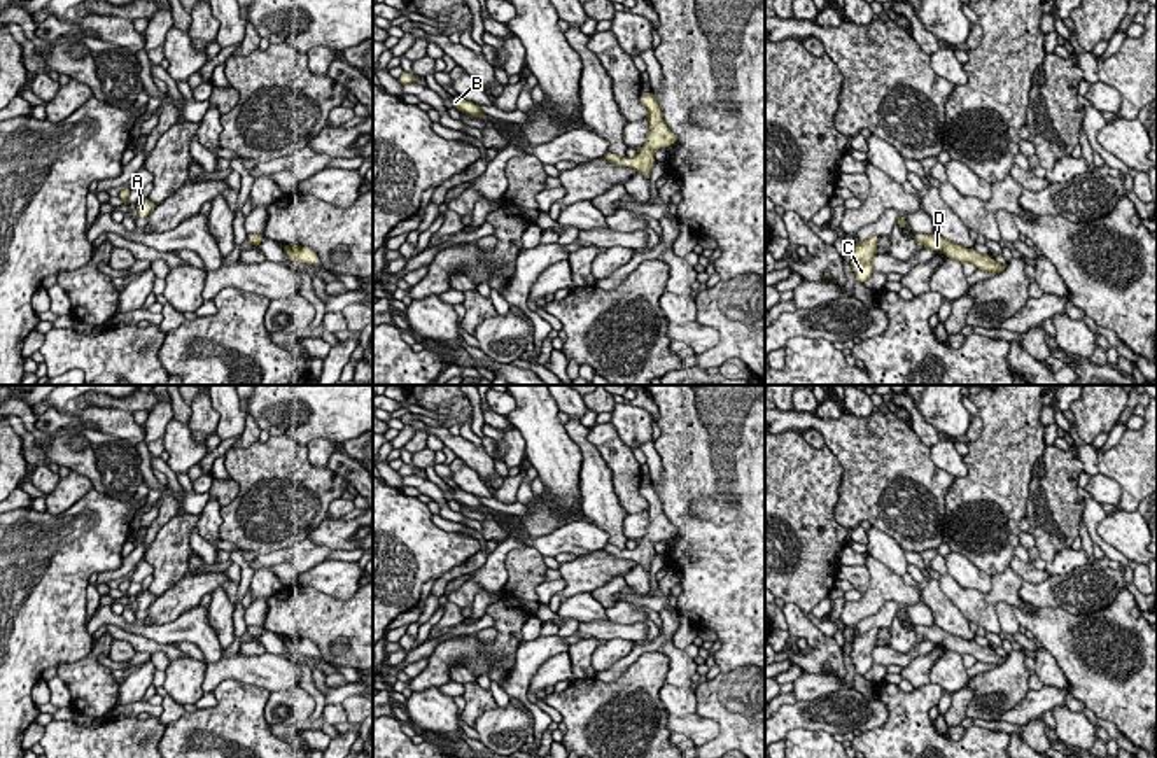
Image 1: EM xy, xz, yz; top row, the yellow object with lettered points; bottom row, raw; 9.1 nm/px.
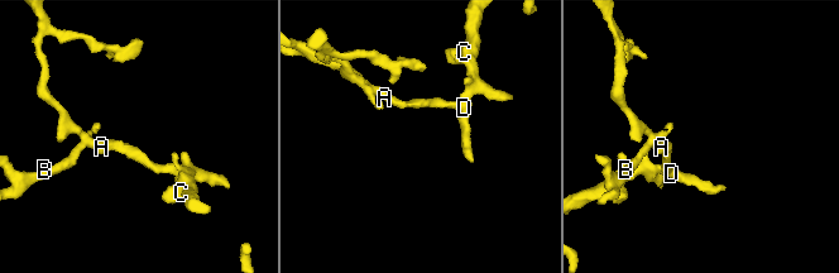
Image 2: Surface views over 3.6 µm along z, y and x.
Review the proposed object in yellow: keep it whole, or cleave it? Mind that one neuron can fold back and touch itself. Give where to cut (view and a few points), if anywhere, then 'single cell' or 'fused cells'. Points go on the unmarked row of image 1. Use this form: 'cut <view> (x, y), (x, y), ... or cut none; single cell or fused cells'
cut none; single cell

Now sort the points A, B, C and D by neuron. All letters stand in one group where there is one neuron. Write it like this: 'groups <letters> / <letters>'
groups A B C D

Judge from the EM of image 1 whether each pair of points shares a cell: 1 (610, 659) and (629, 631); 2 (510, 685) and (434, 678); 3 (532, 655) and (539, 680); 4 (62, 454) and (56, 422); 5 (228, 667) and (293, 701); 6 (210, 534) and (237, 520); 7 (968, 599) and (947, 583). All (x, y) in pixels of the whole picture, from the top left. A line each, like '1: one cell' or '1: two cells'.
1: two cells
2: two cells
3: two cells
4: two cells
5: two cells
6: two cells
7: one cell

